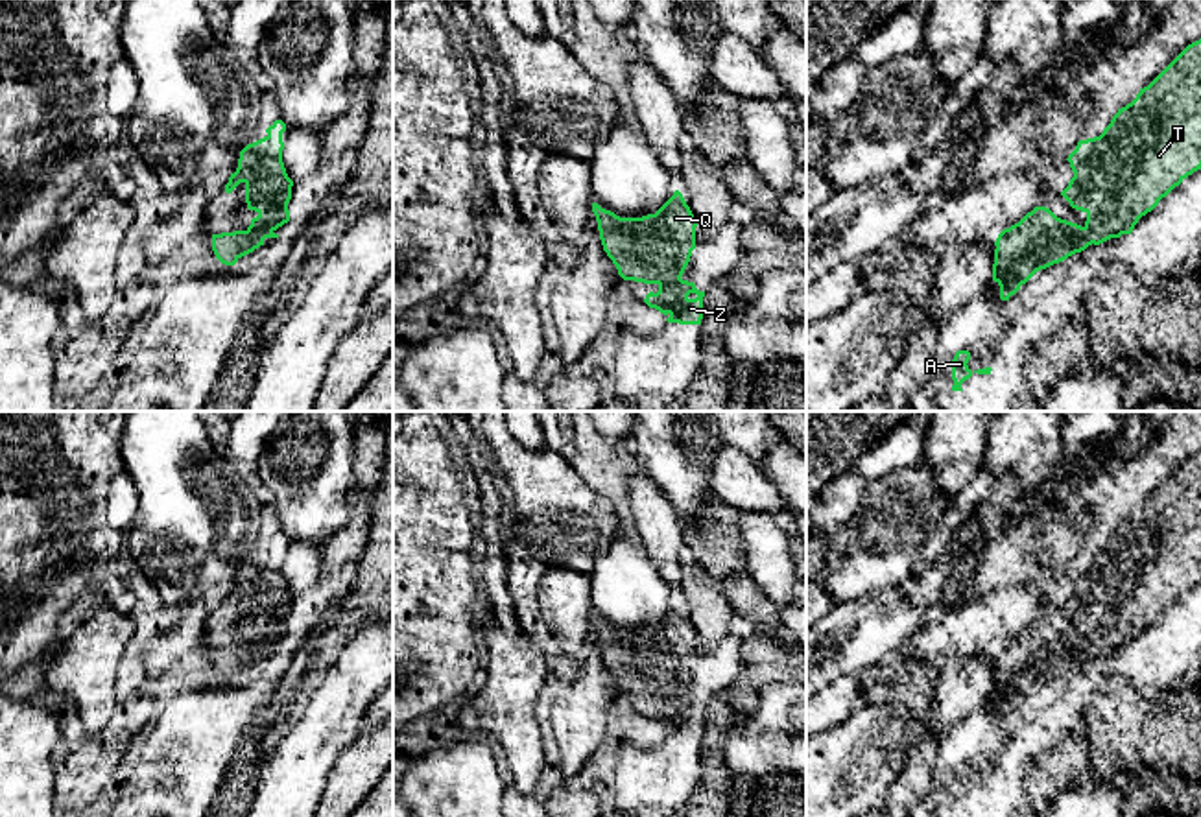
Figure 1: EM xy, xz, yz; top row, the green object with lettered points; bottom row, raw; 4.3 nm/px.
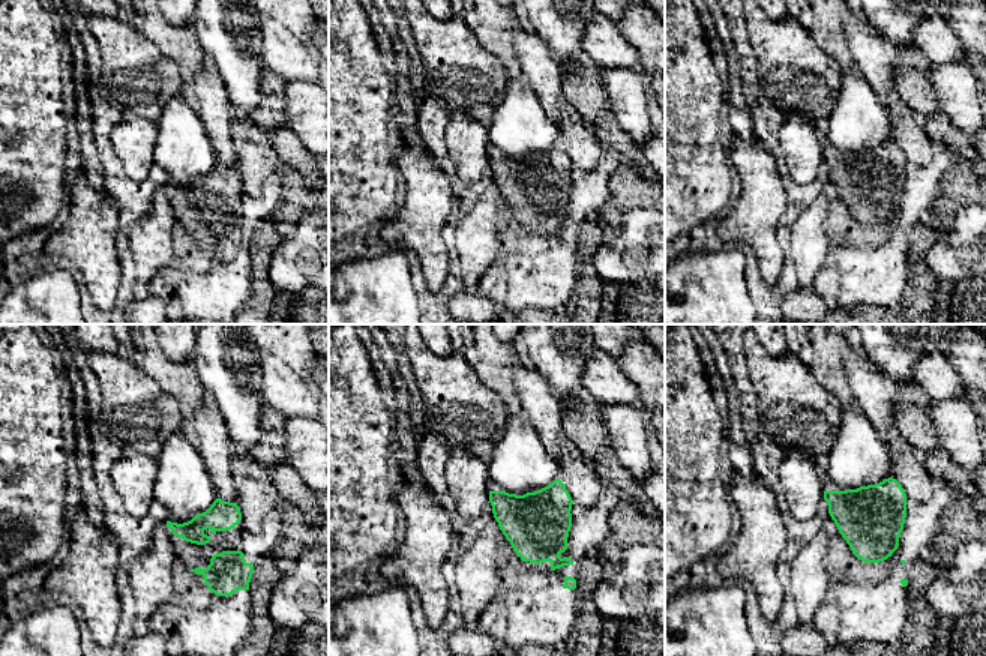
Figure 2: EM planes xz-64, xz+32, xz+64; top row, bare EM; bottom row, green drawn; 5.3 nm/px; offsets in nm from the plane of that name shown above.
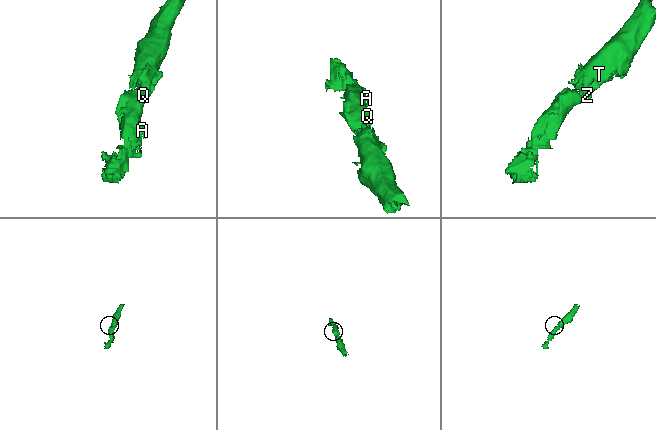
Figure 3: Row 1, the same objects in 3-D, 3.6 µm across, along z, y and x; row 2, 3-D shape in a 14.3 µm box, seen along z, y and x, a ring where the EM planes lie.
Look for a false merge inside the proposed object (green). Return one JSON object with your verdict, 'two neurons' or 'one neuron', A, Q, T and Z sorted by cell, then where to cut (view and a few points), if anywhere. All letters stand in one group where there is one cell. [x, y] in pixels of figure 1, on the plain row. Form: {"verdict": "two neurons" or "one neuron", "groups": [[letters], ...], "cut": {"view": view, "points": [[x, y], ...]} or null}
{"verdict": "one neuron", "groups": [["A", "Q", "T", "Z"]], "cut": null}

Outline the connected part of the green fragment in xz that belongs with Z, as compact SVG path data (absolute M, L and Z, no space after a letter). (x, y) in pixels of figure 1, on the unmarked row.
M679 603L655 625L642 631L620 631L611 623L592 616L603 664L612 673L624 693L657 697L659 705L649 705L644 716L664 727L668 736L701 738L703 710L694 695L683 693L683 686L696 662L697 634Z

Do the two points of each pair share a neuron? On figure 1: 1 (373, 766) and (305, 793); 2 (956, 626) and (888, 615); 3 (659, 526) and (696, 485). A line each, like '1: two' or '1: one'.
1: two
2: two
3: two

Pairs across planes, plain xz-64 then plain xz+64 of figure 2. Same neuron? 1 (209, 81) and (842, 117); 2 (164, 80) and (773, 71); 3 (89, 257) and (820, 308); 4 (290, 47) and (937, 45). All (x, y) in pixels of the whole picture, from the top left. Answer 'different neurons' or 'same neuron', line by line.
1: different neurons
2: same neuron
3: different neurons
4: same neuron

